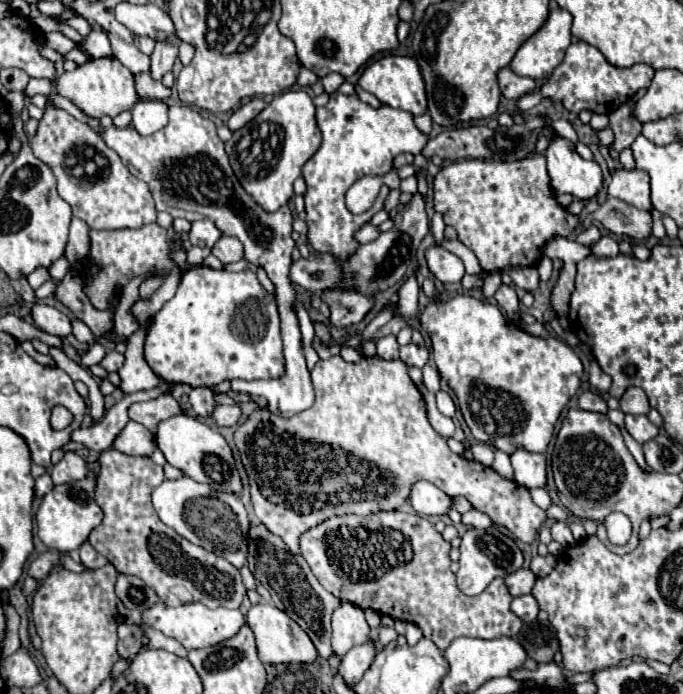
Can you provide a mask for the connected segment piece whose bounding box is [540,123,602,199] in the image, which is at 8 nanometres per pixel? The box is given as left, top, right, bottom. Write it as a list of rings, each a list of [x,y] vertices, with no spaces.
[[[544,123],[540,135],[550,141],[546,161],[554,193],[572,193],[576,199],[594,199],[602,189],[600,167],[594,161],[582,159],[576,153],[574,143],[554,133],[552,123]]]

